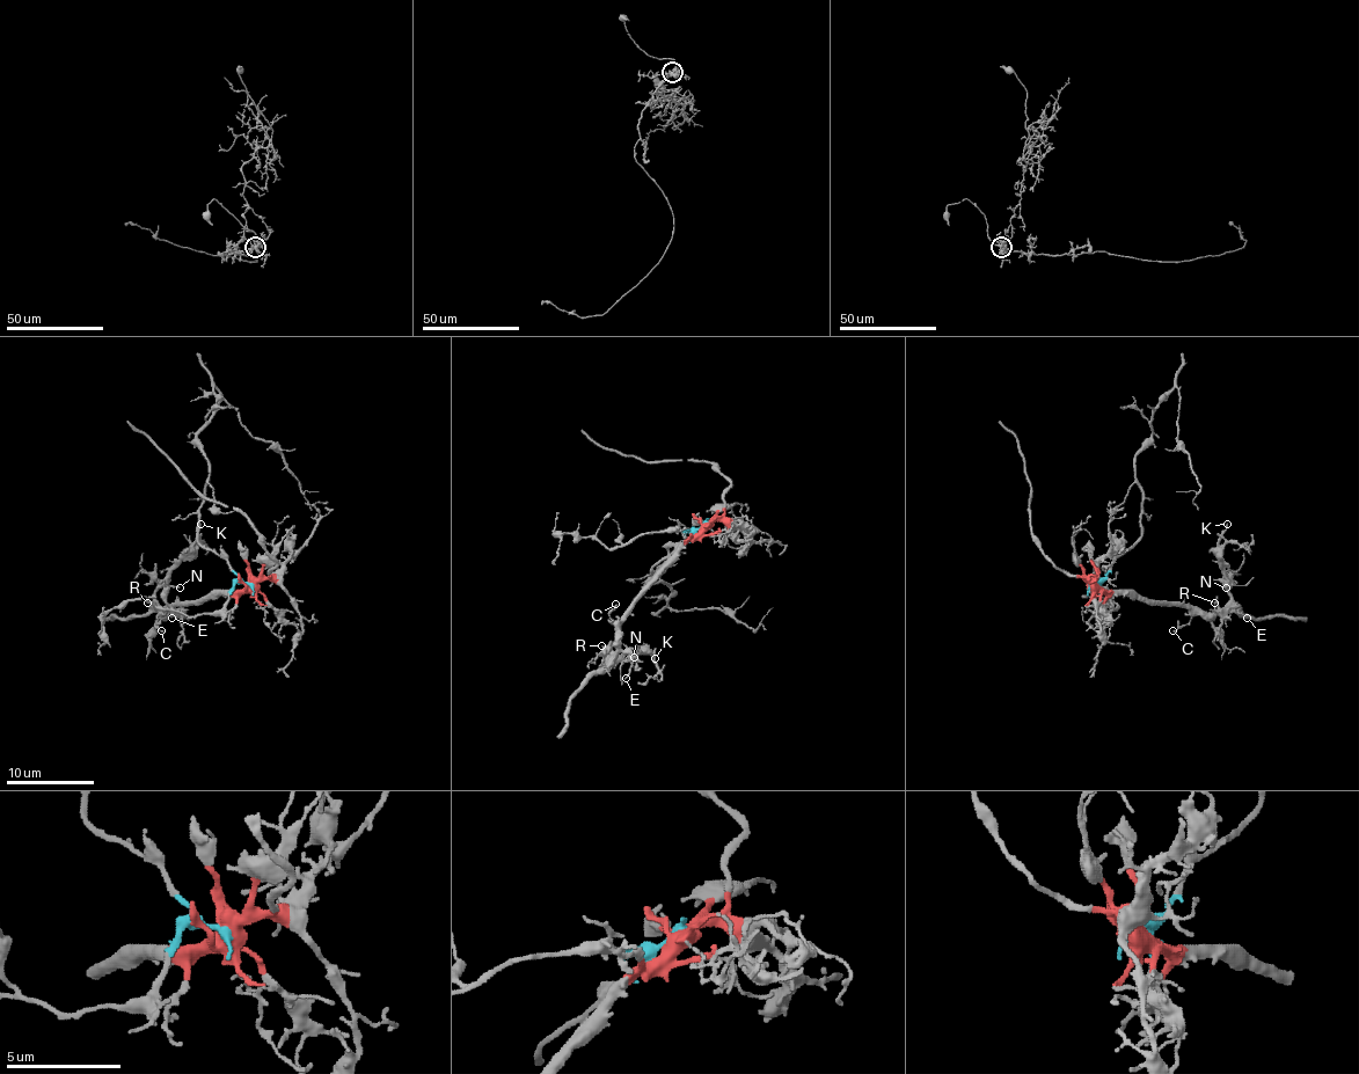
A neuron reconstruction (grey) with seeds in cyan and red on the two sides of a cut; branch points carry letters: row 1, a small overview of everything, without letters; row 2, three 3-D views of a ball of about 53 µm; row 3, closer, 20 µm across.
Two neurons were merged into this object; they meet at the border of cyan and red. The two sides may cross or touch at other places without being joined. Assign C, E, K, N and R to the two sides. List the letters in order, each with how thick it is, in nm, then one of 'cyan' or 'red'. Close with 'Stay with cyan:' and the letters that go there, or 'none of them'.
C: 100 nm thick; red
E: 150 nm thick; red
K: 130 nm thick; red
N: 170 nm thick; red
R: 120 nm thick; red
Stay with cyan: none of them

